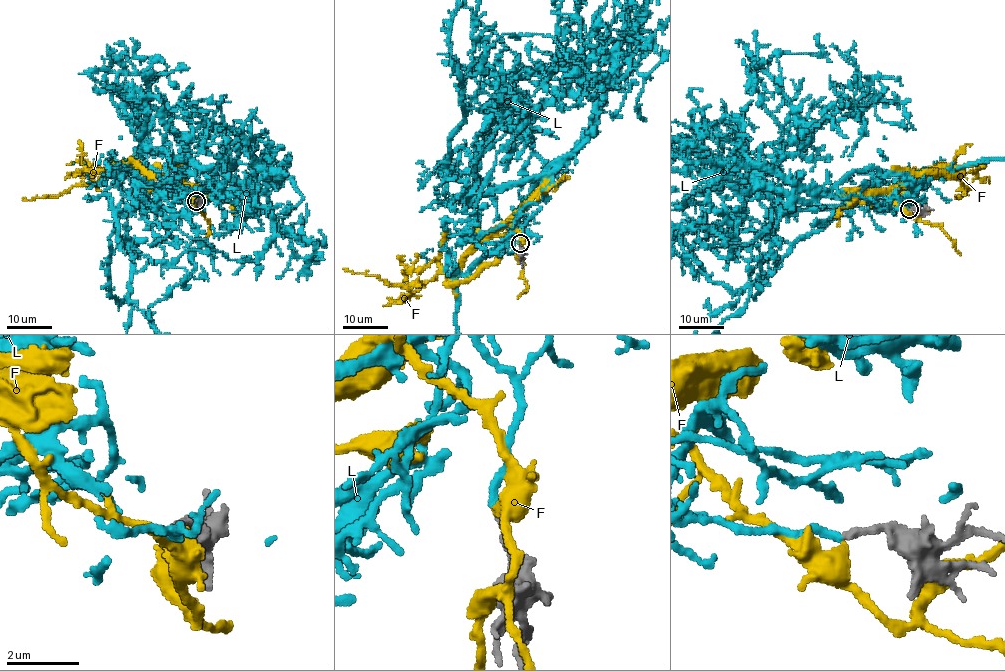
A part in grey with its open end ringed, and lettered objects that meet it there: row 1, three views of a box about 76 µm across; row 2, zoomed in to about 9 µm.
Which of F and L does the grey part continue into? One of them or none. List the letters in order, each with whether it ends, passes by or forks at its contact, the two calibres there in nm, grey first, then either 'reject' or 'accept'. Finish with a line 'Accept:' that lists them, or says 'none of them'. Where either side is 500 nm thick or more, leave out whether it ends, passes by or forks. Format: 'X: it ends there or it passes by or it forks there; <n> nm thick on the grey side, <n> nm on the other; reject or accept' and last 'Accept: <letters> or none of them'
F: it ends there; 200 nm thick on the grey side, 400 nm on the other; reject
L: it ends there; 240 nm thick on the grey side, 220 nm on the other; accept
Accept: L

